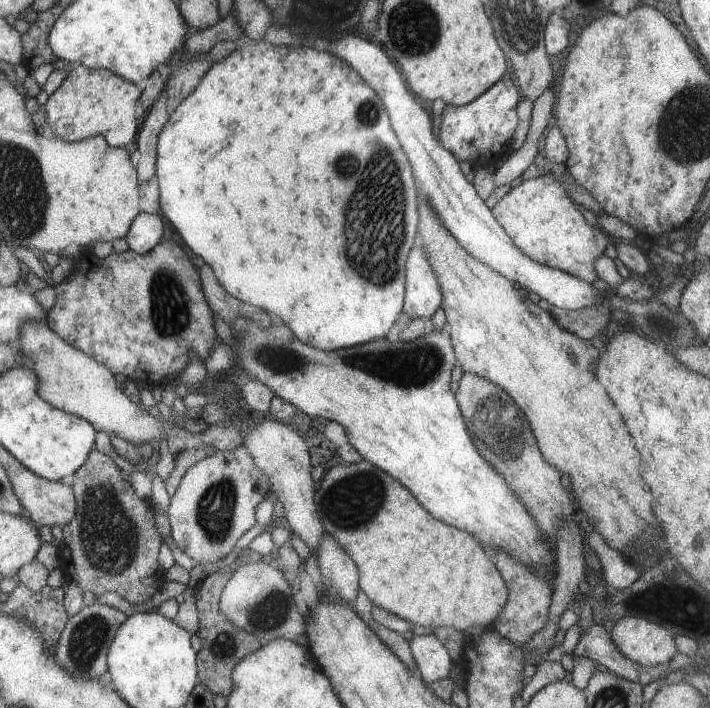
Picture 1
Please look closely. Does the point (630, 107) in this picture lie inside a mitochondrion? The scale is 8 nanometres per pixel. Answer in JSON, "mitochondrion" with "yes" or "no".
{"mitochondrion":"no"}

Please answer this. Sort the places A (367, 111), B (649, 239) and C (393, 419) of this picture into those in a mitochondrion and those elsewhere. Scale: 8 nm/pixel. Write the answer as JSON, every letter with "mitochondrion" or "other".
{"A":"mitochondrion","B":"other","C":"other"}

